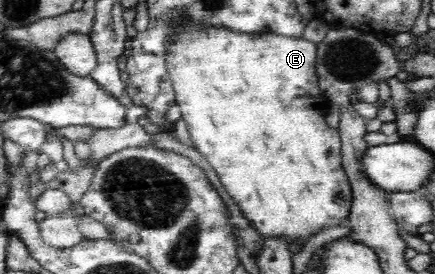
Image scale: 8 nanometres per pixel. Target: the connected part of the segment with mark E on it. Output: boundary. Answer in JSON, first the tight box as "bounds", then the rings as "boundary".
{"bounds":[164,16,353,243],"boundary":[[[176,16],[168,24],[169,35],[165,44],[164,64],[169,82],[172,82],[176,104],[180,107],[181,117],[185,120],[187,130],[195,148],[214,168],[228,196],[240,207],[242,215],[262,237],[284,237],[288,243],[308,241],[324,228],[347,225],[353,199],[353,189],[342,166],[341,138],[339,128],[332,128],[326,123],[326,116],[331,112],[320,87],[317,86],[316,50],[317,45],[303,37],[289,37],[272,34],[248,34],[236,32],[212,24],[193,22],[192,16]]]}

